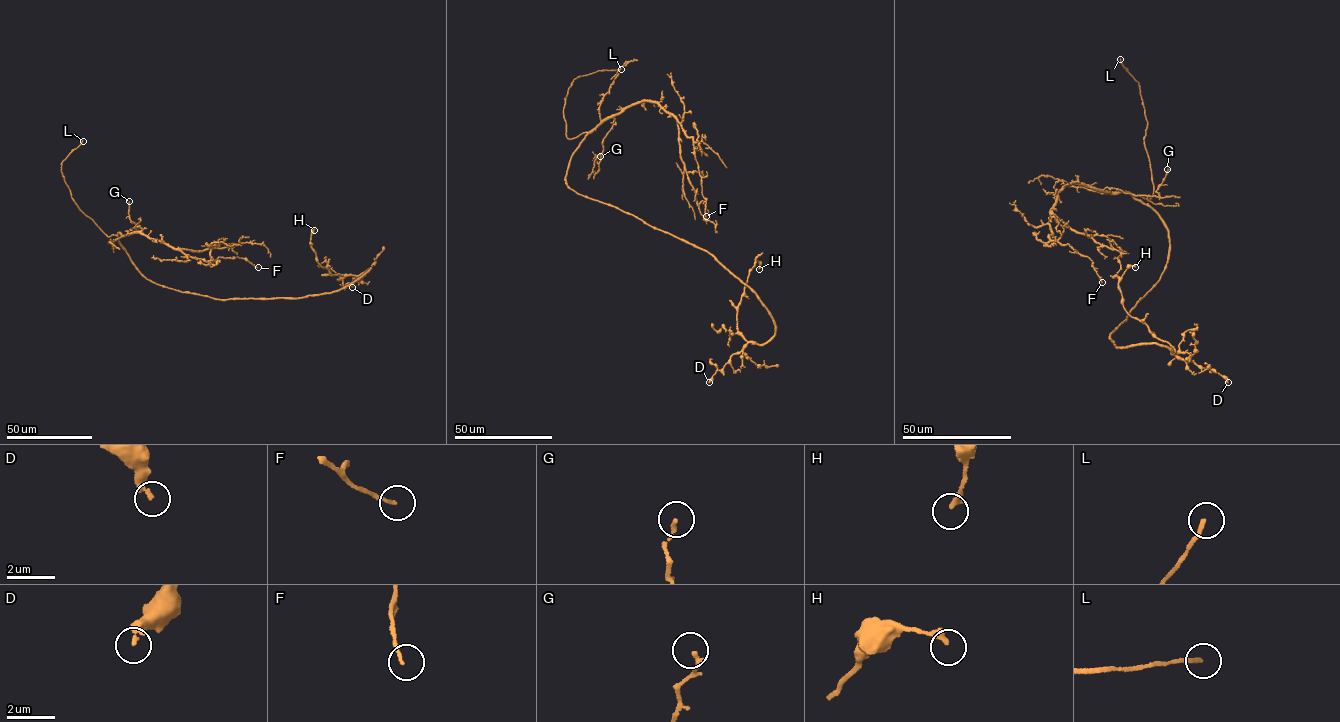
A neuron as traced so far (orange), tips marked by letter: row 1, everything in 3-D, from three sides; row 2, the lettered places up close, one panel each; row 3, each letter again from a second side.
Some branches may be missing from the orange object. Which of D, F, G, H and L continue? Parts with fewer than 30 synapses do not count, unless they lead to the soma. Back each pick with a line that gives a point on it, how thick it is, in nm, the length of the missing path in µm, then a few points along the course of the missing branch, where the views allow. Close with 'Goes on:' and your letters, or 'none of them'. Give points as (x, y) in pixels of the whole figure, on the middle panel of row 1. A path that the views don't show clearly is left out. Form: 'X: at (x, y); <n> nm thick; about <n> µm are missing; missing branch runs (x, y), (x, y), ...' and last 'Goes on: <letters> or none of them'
L: at (621, 69); 170 nm thick; about 30 µm are missing; missing branch runs (621, 69), (661, 57), (665, 53)
Goes on: L

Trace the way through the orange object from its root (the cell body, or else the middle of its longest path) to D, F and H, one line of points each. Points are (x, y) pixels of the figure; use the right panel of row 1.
D: (1142, 298), (1109, 335), (1115, 347), (1162, 344), (1176, 356), (1218, 373), (1228, 382)
F: (1142, 298), (1169, 258), (1163, 221), (1128, 193), (1069, 184), (1049, 212), (1050, 239), (1089, 257), (1102, 282)
H: (1142, 298), (1108, 338), (1118, 348), (1157, 343), (1175, 352), (1124, 307), (1119, 279), (1135, 267)

